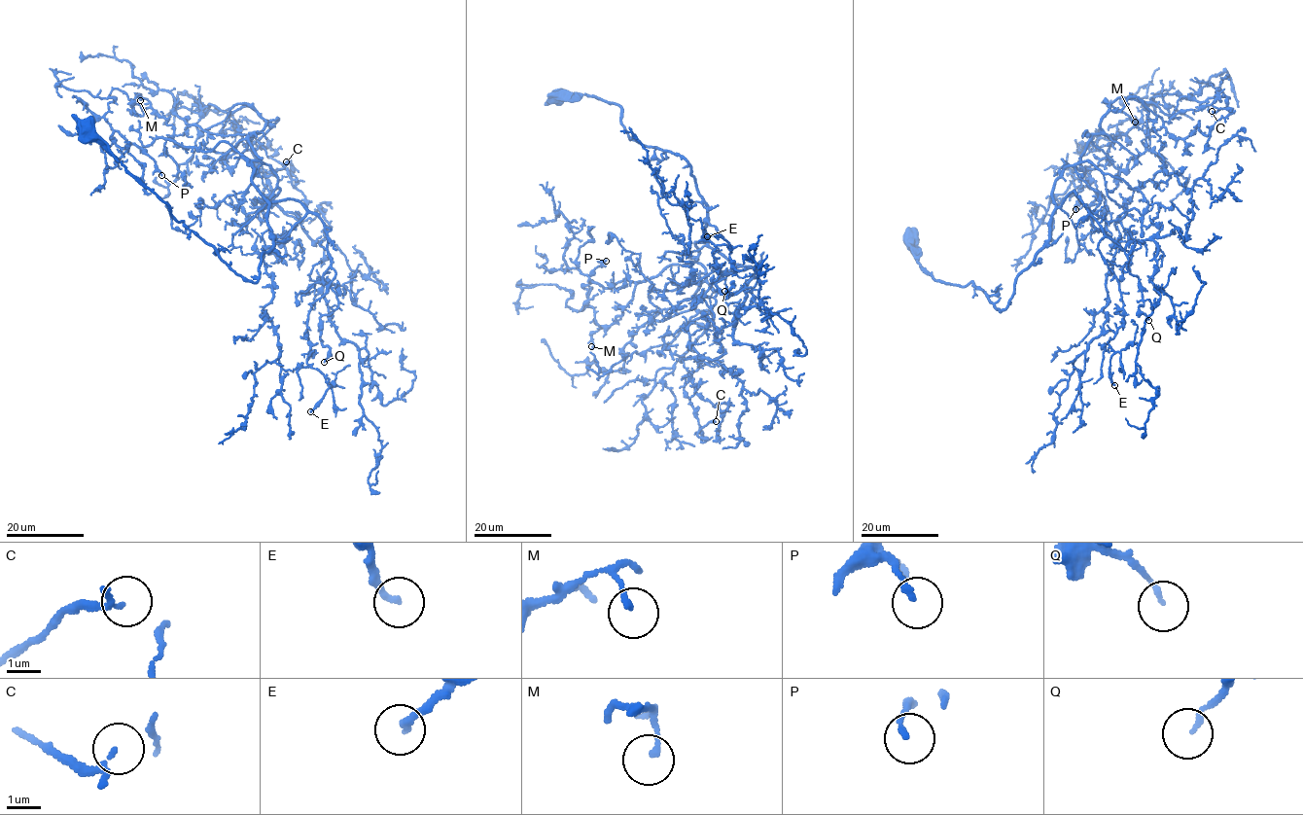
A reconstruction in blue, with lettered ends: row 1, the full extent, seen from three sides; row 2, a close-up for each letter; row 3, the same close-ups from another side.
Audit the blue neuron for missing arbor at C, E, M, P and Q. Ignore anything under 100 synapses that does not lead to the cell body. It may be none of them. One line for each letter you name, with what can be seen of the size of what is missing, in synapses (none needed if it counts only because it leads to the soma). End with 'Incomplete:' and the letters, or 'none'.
Incomplete: none

